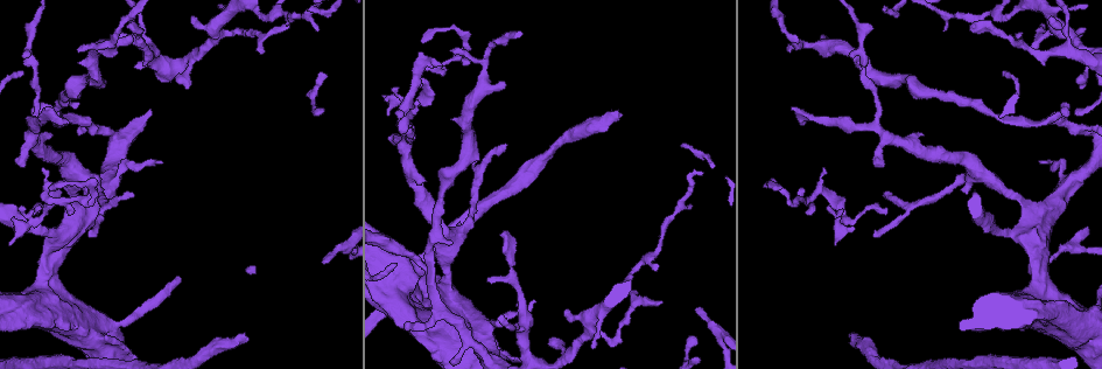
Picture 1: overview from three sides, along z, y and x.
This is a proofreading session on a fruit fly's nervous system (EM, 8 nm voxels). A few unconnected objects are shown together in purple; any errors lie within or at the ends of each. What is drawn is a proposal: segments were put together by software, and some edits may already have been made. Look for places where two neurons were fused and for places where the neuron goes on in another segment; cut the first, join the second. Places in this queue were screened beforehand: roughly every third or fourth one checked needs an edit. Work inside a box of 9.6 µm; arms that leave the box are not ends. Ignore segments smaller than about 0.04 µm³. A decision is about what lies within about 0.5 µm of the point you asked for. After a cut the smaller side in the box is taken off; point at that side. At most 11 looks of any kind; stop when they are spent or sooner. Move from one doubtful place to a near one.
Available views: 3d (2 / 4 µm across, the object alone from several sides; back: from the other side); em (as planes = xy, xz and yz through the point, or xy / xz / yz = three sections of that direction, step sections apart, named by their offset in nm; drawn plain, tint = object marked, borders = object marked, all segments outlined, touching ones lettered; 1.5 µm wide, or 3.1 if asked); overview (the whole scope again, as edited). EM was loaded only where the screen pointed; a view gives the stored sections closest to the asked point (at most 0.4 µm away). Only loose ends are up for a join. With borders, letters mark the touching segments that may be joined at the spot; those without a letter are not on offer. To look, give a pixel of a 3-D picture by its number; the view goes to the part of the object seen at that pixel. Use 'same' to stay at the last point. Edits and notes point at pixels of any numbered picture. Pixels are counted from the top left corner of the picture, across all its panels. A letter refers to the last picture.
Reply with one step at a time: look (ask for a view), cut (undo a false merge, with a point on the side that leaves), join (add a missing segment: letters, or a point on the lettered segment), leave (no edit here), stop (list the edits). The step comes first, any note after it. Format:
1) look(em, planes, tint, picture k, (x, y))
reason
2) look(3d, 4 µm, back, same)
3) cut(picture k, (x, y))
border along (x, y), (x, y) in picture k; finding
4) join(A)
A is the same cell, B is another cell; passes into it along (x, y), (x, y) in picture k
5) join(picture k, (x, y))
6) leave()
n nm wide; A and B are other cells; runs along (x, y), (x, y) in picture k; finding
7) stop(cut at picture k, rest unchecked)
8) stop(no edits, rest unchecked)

look(3d, 2 µm, picture 1, (564, 342))
an open end

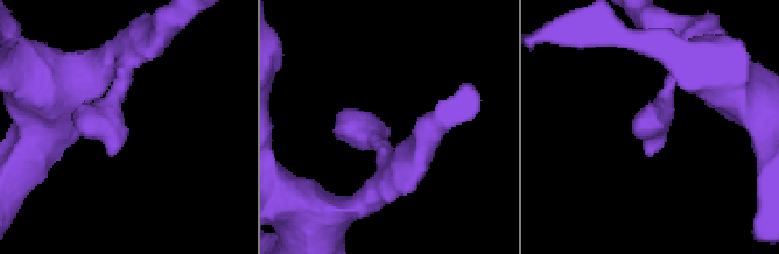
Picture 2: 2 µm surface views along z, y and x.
look(em, xz, step 4, tint, picture 2, (115, 150))
now the EM

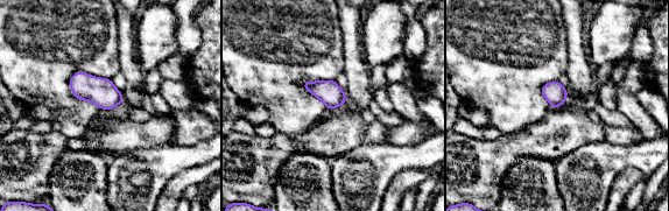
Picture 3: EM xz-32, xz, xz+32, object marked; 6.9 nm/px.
look(em, planes, borders, same)

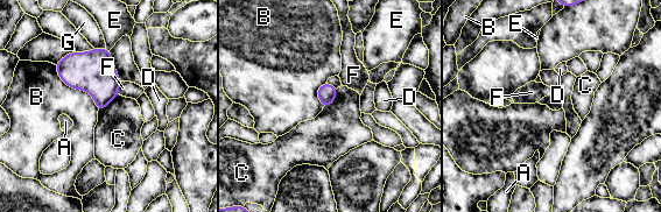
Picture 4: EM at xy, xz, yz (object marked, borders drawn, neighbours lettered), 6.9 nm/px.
leave()
130 nm wide; A, B, C, D, E, F and G are other cells; border along (337, 89), (335, 99), (323, 107) in picture 4; no lettered segment goes on from it

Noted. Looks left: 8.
look(em, planes, borders, picture 1, (449, 50))
tapers out

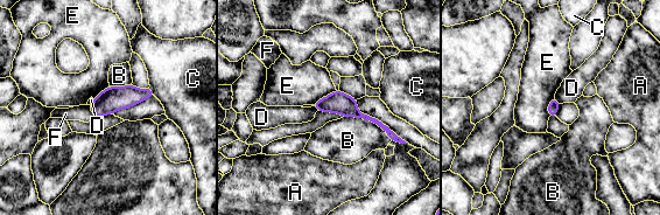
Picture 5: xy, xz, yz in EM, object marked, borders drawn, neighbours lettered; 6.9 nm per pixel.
leave()
A, B, C, D, E and F are other cells; border along (336, 90), (321, 97), (313, 104) in picture 5; none of them fits

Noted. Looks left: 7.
look(3d, 4 µm, picture 1, (824, 168))

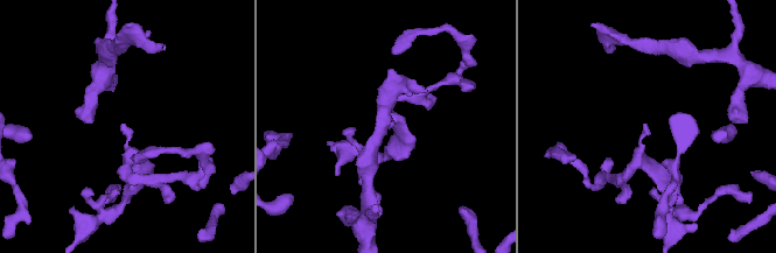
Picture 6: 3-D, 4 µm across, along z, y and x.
look(em, planes, borders, picture 6, (123, 127))

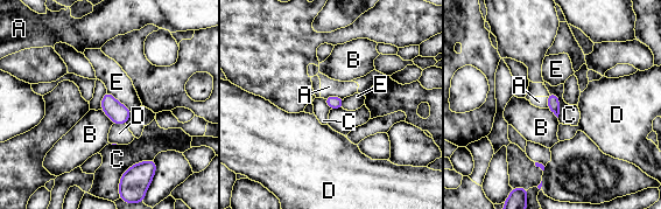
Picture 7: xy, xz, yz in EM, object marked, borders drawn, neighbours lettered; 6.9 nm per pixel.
leave()
C touches over 300 nm; A, B, C, D and E are other cells; no lettered segment goes on from it

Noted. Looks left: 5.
look(em, xz, step 8, borders, picture 1, (872, 234))
tapers out

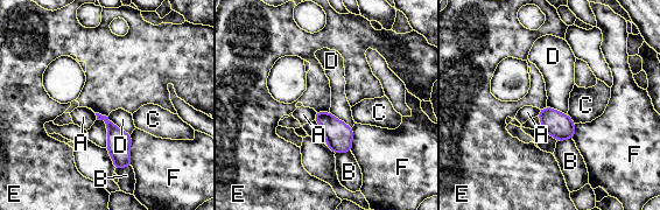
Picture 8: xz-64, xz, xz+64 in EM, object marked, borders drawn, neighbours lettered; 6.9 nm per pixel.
leave()
A, B, C, D, E and F are other cells; border along (107, 117), (130, 134) in picture 8; no lettered segment goes on from it

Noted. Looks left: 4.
stop(no edits, rest unchecked)

